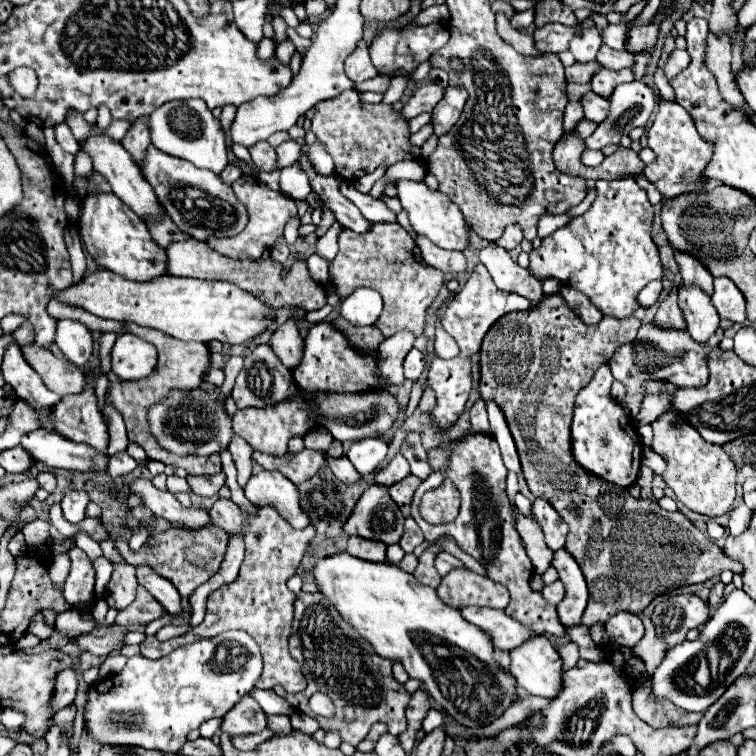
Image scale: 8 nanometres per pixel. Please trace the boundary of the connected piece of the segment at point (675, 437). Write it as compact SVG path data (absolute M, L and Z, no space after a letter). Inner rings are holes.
M677 412L663 414L653 426L653 444L651 448L665 458L667 470L663 472L665 484L675 492L677 500L681 500L689 510L717 518L731 510L731 504L735 500L735 464L733 460L723 452L721 446L707 444L699 432L685 422L683 416Z

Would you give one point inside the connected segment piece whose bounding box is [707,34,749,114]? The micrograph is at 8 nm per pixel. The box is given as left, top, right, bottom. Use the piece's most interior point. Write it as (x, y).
(718, 47)

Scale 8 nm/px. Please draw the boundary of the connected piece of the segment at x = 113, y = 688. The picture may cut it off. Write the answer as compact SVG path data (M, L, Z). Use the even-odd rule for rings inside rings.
M229 630L215 638L179 646L175 652L159 660L133 656L119 674L107 676L89 688L83 712L89 736L99 746L139 746L159 752L179 752L191 730L211 718L225 716L225 712L229 712L255 686L261 676L261 668L263 660L259 646L249 634L239 630Z

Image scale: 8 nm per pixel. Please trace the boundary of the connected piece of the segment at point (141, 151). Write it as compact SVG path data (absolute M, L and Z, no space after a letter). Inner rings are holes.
M137 118L133 128L129 130L129 134L121 140L121 146L127 152L131 152L133 162L137 162L141 166L149 144L151 144L151 140L149 140L149 130L147 130L147 118Z

